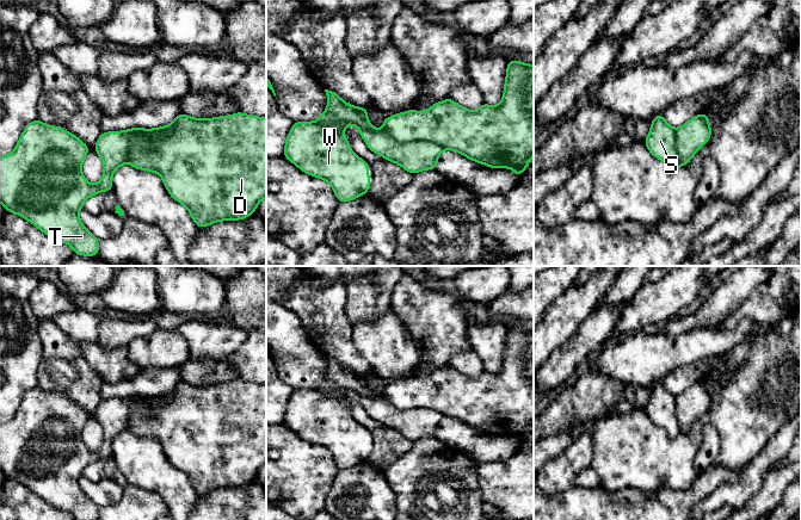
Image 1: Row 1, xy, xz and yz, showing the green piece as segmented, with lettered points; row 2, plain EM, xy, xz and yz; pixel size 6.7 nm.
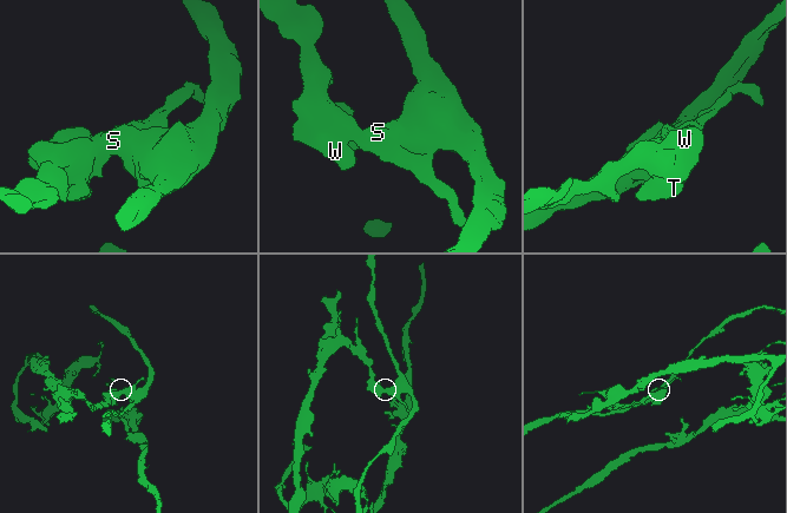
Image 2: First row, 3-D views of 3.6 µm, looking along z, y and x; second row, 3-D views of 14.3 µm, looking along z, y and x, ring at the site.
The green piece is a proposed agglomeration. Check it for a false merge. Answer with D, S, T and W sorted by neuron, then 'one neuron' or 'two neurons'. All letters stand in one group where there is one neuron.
groups D S / T W; two neurons

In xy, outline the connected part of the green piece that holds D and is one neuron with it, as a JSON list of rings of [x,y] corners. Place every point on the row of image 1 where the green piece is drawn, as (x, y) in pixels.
[[[238,112],[198,119],[180,113],[167,128],[165,137],[152,148],[143,142],[144,130],[137,135],[130,132],[130,163],[136,169],[158,173],[171,197],[189,210],[198,228],[220,221],[239,221],[253,215],[259,202],[266,198],[266,117]]]

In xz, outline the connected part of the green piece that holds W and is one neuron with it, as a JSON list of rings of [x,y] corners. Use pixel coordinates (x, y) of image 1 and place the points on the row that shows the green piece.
[[[325,89],[325,92],[328,101],[326,111],[315,122],[294,122],[286,136],[283,156],[306,174],[326,180],[332,186],[340,203],[351,202],[366,194],[371,186],[368,173],[369,163],[352,151],[344,135],[347,124],[359,129],[362,138],[371,151],[400,165],[411,174],[426,169],[436,171],[437,160],[444,150],[443,147],[427,141],[411,141],[401,144],[384,129],[375,129],[370,124],[368,120],[369,109],[350,105],[332,91]]]

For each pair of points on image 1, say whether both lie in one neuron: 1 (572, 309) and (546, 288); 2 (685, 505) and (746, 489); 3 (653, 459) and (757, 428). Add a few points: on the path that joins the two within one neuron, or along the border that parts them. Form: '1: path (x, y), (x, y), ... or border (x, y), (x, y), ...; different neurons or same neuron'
1: border (574, 284), (559, 295), (546, 309); different neurons
2: border (725, 483), (720, 484), (692, 507); different neurons
3: path (679, 447), (706, 419), (731, 419); same neuron

